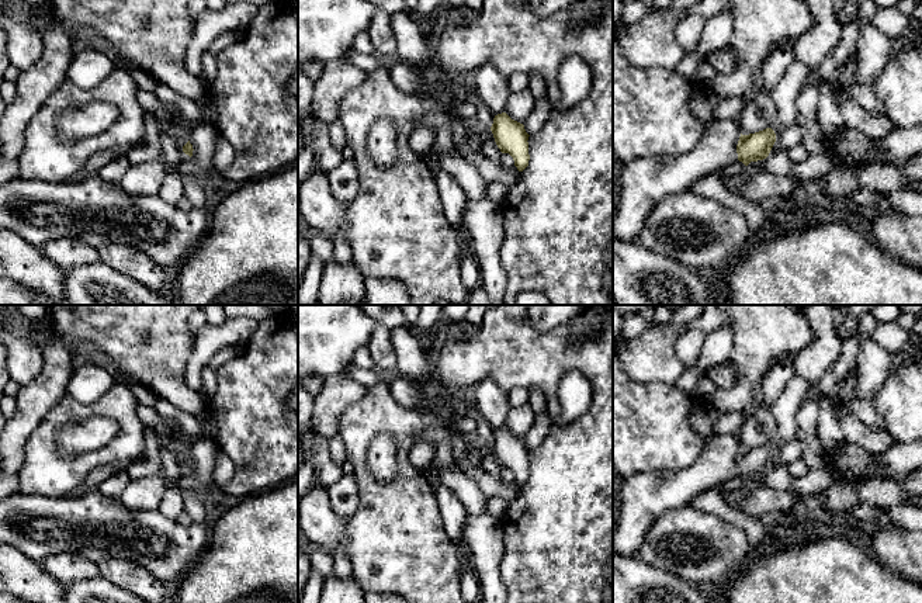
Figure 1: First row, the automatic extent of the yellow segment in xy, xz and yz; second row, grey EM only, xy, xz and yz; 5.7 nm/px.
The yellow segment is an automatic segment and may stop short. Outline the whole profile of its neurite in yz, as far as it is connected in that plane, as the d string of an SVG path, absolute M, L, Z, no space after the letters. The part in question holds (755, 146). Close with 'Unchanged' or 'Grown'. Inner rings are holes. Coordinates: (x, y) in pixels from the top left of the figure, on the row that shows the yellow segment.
M711 118L696 148L680 156L647 156L624 163L618 179L618 200L613 236L639 242L651 212L666 197L690 191L701 177L732 162L763 160L776 142L772 128L742 135L736 121Z. Grown

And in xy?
M138 89L136 100L139 101L143 111L150 111L164 129L174 136L183 160L188 160L193 156L193 145L190 143L191 125L184 121L174 119L174 111L170 105L163 104L153 91Z. Grown

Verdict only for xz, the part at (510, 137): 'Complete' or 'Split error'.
Split error

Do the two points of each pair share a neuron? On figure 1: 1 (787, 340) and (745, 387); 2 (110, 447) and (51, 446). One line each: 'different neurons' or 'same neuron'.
1: same neuron
2: same neuron

